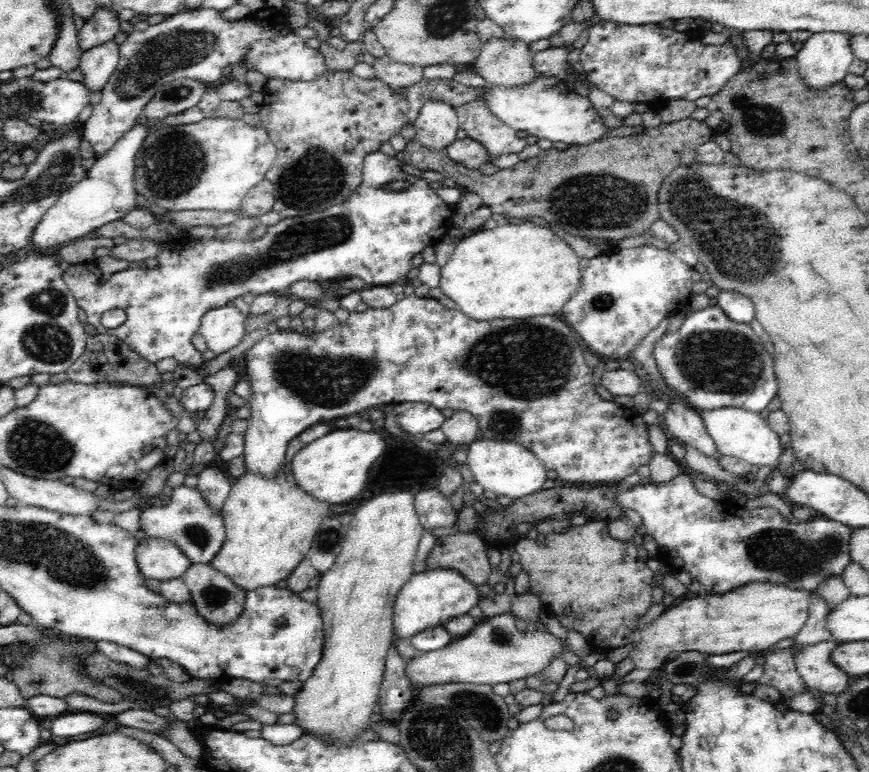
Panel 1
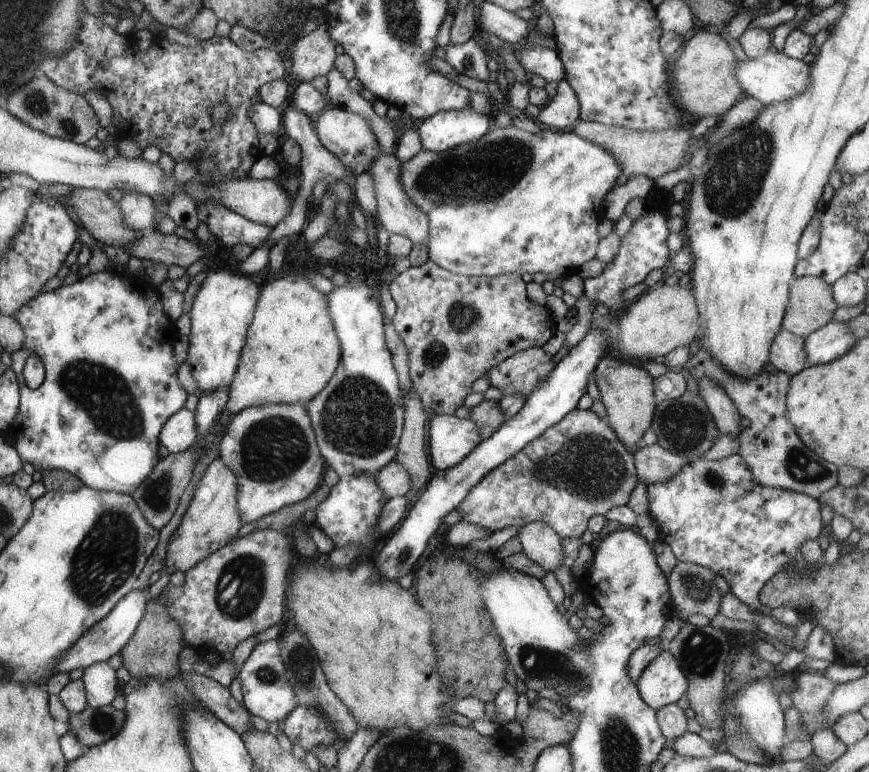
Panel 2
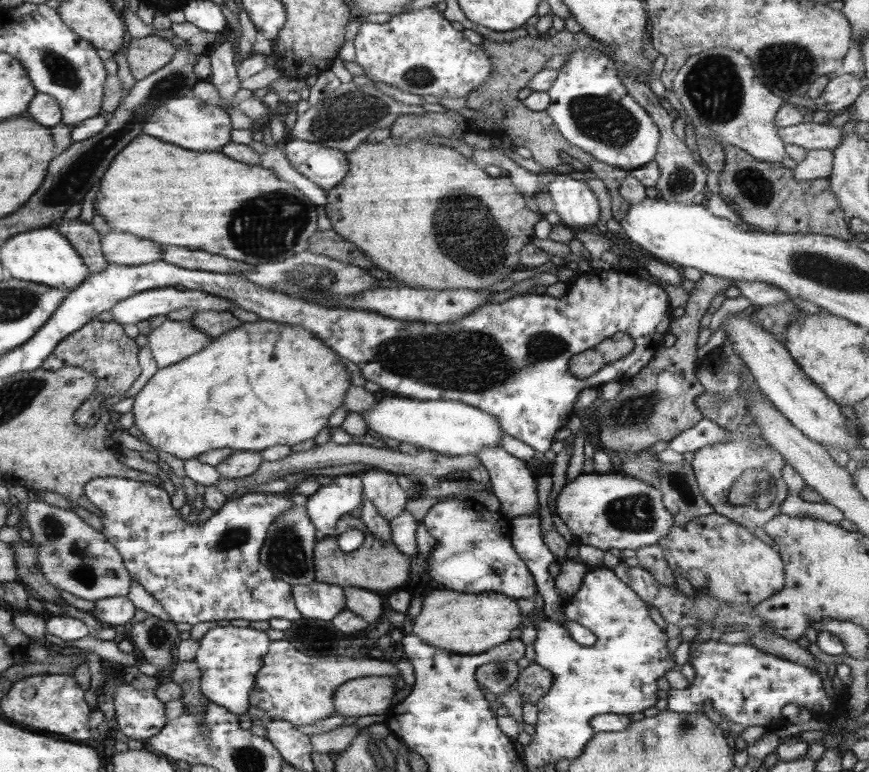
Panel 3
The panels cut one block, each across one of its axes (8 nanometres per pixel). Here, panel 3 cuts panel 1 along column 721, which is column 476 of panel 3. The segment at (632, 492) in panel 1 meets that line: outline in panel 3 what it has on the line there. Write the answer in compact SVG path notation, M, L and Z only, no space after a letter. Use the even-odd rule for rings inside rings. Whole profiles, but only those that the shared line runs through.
M447 499L441 502L434 504L432 508L427 512L426 517L421 521L426 526L426 530L432 537L436 538L436 544L433 547L433 550L430 552L430 559L426 560L429 565L429 574L432 579L436 582L444 585L446 589L456 590L458 593L467 593L467 594L479 594L479 593L499 593L508 596L509 598L518 598L518 599L532 599L536 594L537 586L534 586L533 573L530 572L526 562L517 554L516 548L513 546L513 542L510 542L510 522L504 526L504 528L498 528L496 522L492 520L486 520L482 514L478 514L474 508L470 508L464 500L459 499Z

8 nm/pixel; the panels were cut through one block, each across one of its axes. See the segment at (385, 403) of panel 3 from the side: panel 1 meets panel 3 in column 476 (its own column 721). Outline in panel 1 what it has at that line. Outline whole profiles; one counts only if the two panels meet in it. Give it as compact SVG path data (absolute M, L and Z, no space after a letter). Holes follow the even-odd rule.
M714 407L709 410L698 410L706 432L712 437L717 452L721 455L745 460L754 466L768 466L774 469L780 460L784 447L780 443L780 435L768 425L768 421L760 413L736 407Z

